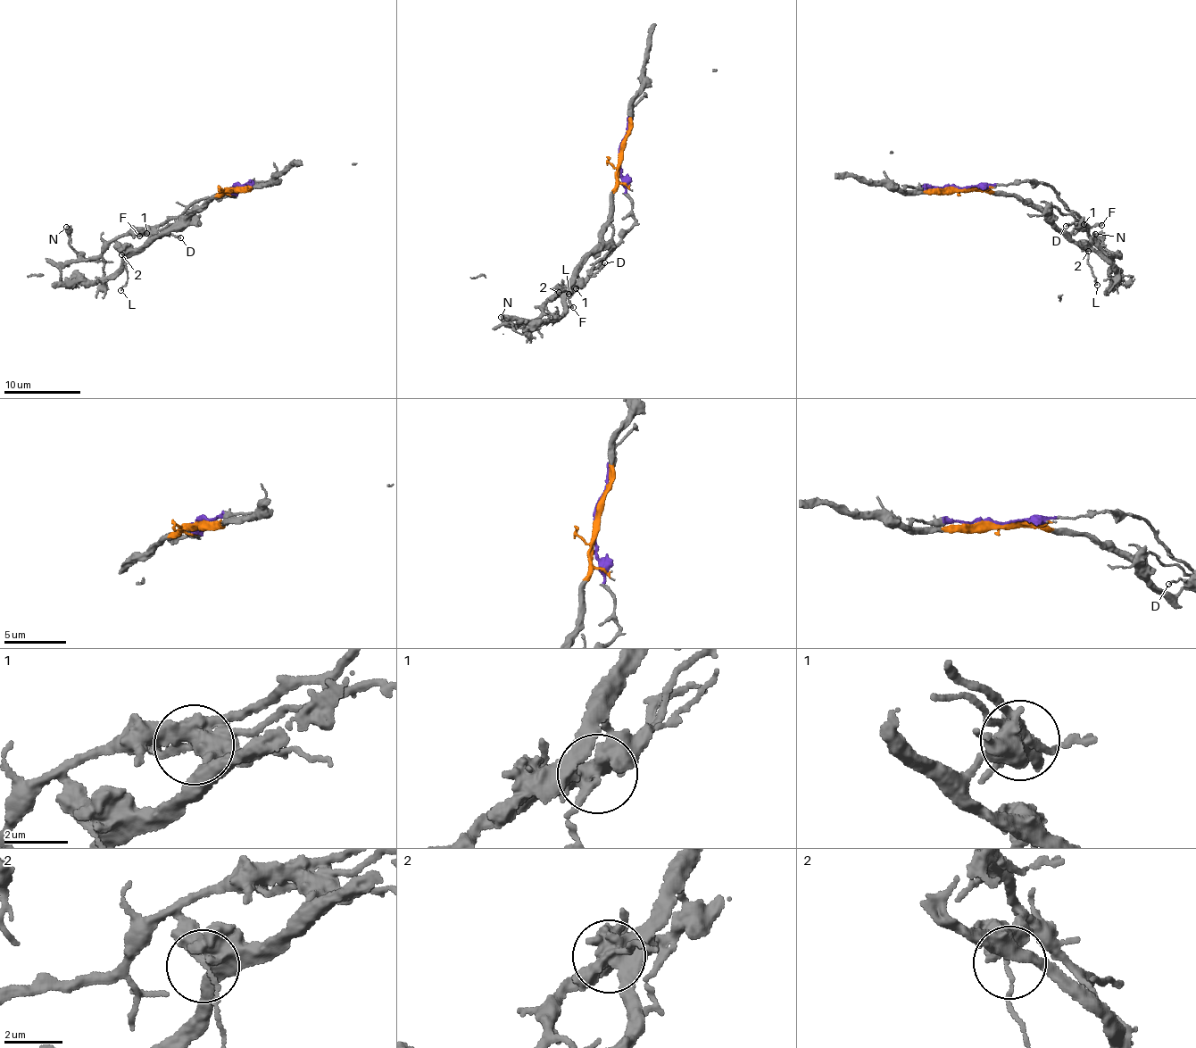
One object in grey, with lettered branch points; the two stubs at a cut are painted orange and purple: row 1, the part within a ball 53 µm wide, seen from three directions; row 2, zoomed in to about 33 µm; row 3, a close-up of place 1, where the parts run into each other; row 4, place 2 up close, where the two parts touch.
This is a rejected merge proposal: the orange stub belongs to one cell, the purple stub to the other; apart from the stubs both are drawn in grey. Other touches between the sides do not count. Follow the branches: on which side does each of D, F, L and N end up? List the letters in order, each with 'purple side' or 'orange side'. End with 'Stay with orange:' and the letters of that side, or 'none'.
D: orange side
F: orange side
L: purple side
N: purple side
Stay with orange: D, F

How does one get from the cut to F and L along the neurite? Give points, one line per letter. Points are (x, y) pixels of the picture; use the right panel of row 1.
F: (958, 187), (1020, 195), (1029, 206), (1046, 209), (1058, 228), (1069, 233), (1083, 224), (1102, 224)
L: (958, 187), (1029, 181), (1053, 187), (1063, 203), (1079, 217), (1091, 237), (1089, 265), (1098, 285)

